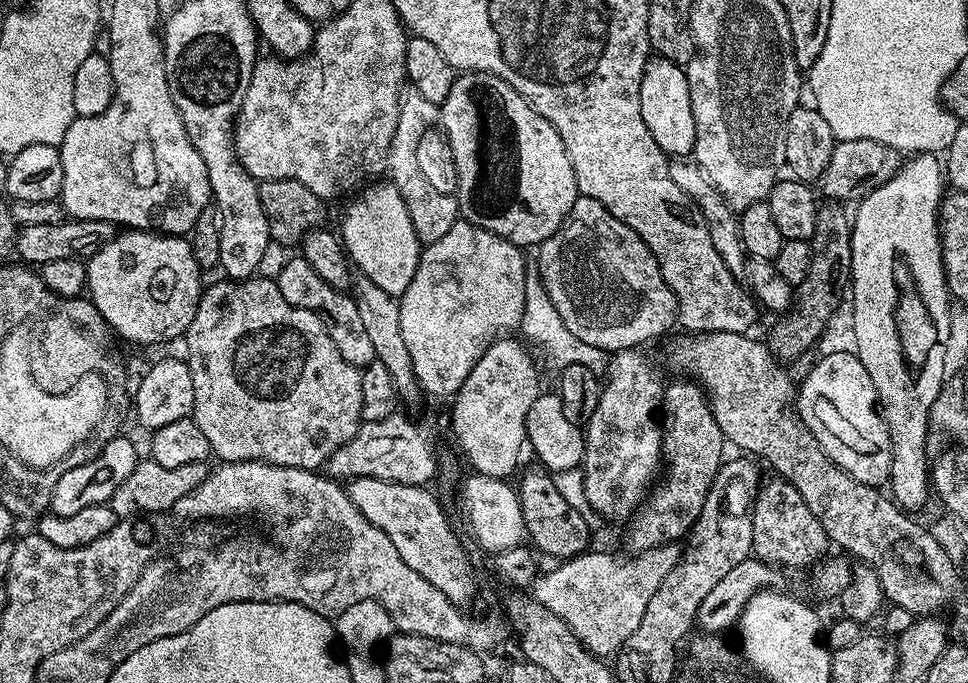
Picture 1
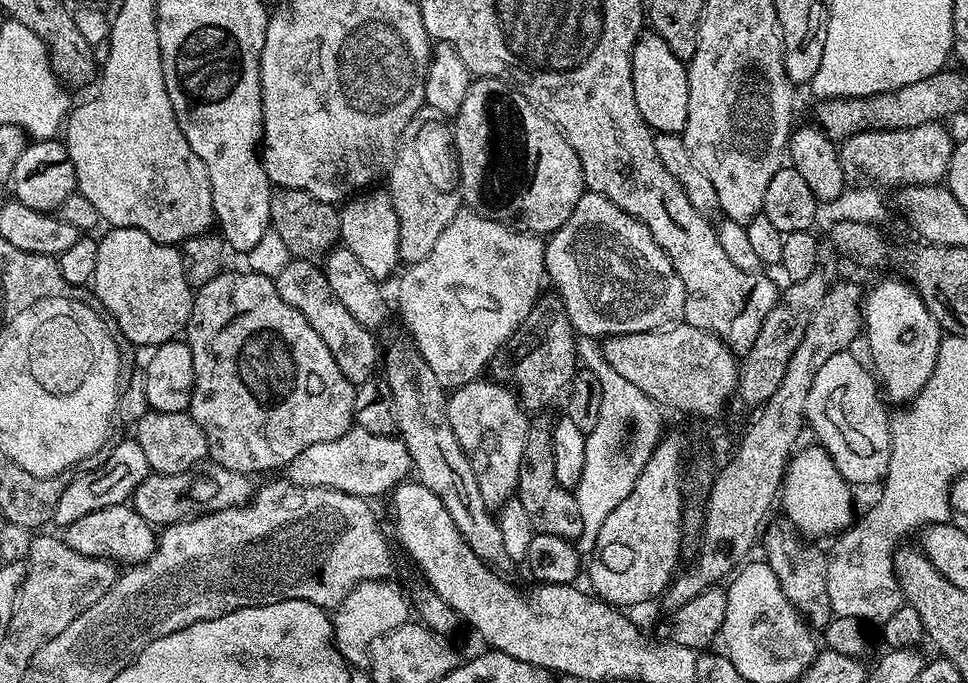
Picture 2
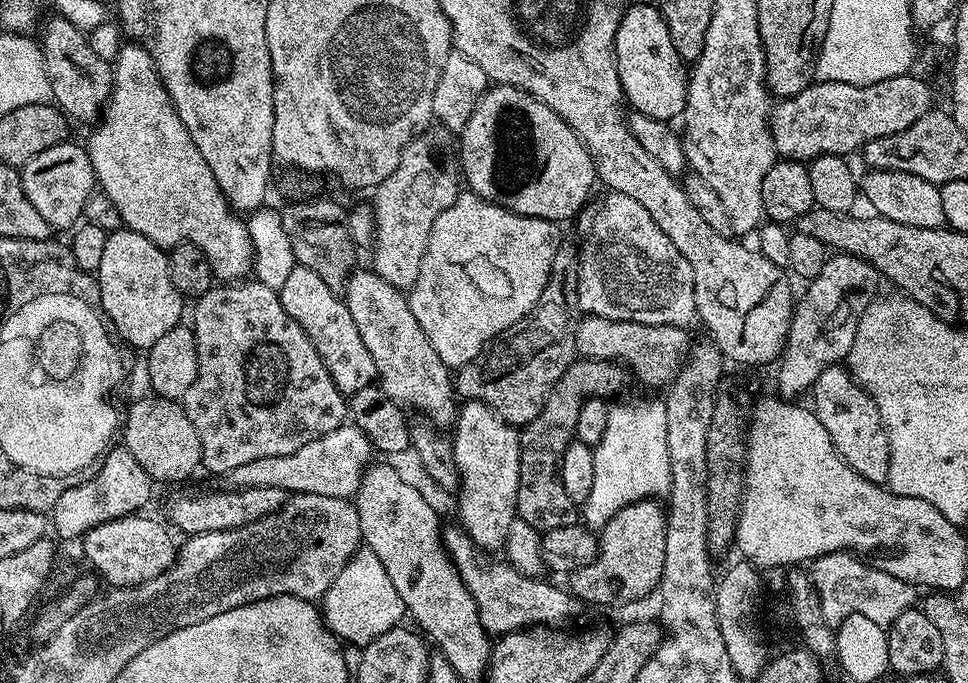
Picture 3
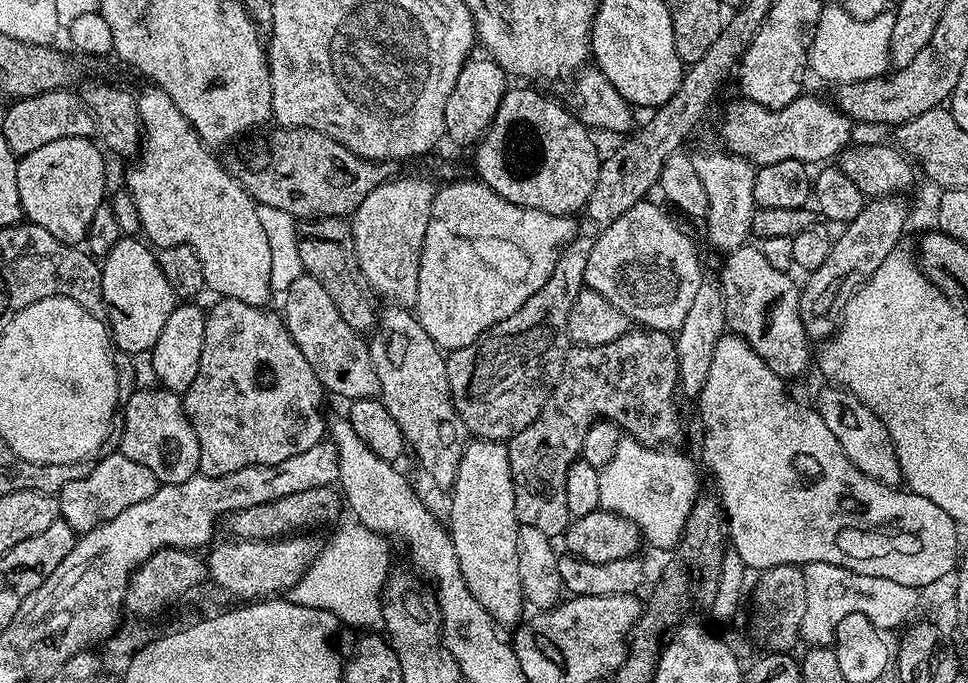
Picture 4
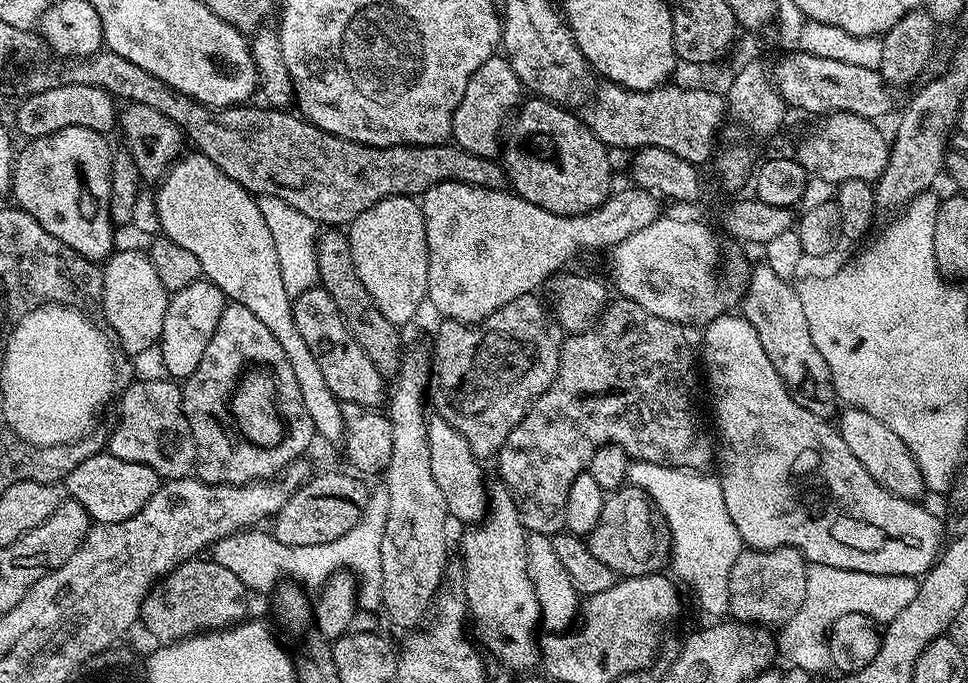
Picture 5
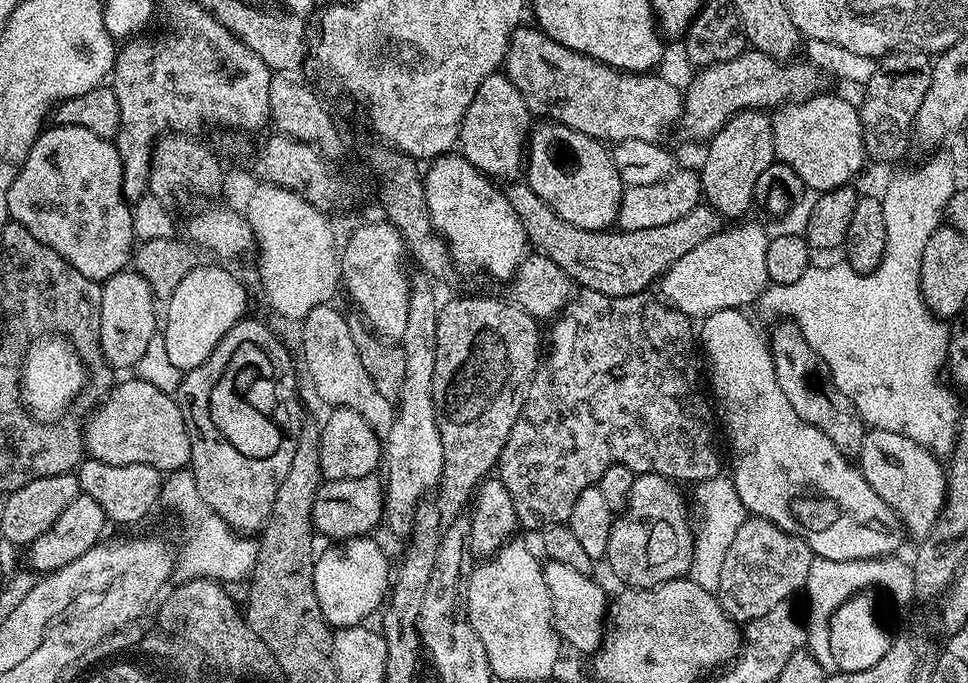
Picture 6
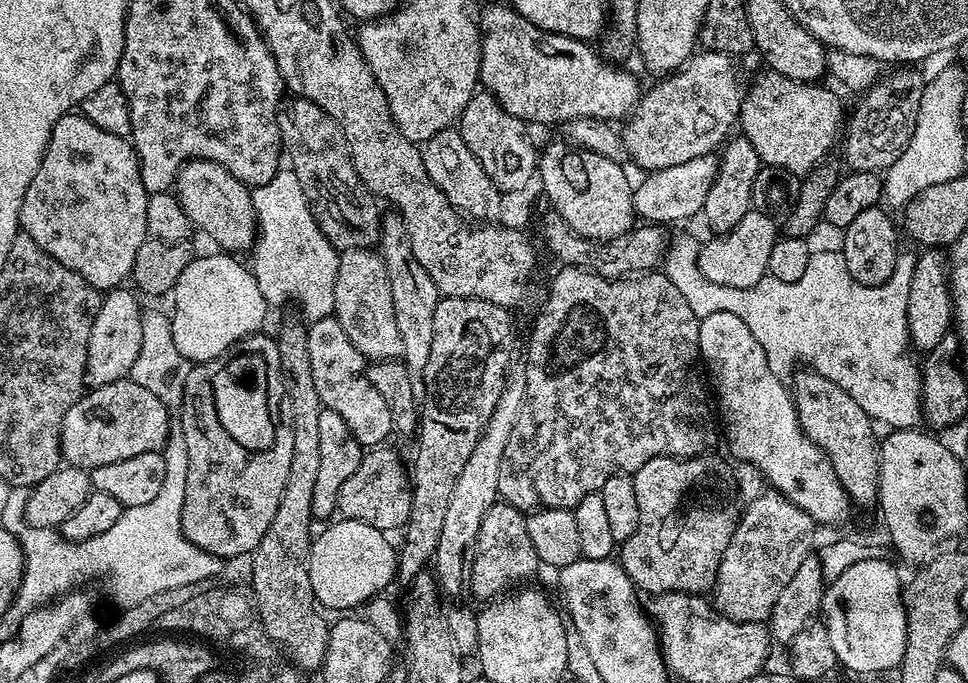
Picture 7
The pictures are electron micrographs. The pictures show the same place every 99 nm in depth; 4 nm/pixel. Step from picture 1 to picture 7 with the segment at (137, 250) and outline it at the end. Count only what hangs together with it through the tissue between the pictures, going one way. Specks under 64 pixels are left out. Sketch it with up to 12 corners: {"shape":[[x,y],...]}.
{"shape":[[103,293],[90,326],[86,380],[131,377],[142,350],[141,297]]}

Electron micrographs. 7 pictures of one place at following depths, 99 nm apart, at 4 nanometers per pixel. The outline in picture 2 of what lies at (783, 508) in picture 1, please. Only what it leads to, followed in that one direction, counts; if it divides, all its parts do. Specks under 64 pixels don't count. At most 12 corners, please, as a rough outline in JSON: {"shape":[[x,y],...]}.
{"shape":[[789,520],[762,532],[763,559],[813,629],[834,617],[829,557]]}

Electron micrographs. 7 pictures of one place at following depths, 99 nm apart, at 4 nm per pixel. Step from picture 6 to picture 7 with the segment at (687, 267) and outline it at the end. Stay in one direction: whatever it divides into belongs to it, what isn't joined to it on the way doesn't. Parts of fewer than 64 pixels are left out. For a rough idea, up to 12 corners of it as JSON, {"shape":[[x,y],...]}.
{"shape":[[750,211],[704,240],[696,264],[718,286],[754,288],[768,276],[778,224]]}

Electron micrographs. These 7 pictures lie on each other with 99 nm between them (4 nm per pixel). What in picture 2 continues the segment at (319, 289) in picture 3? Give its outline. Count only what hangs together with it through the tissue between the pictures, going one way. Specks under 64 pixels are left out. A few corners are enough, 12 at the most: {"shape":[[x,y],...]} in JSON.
{"shape":[[312,260],[275,278],[338,370],[354,385],[377,375],[382,352]]}

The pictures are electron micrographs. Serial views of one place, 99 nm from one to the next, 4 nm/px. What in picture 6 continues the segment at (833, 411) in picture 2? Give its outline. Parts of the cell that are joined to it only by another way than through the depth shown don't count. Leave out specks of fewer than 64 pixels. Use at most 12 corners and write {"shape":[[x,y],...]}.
{"shape":[[865,431],[858,467],[923,538],[944,509],[946,468],[902,434]]}

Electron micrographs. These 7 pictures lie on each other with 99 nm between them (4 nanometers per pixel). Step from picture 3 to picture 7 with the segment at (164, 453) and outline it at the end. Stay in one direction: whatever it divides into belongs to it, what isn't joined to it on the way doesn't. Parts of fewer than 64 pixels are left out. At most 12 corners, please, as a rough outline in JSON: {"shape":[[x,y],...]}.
{"shape":[[131,378],[66,410],[60,455],[91,470],[158,452],[169,405]]}

